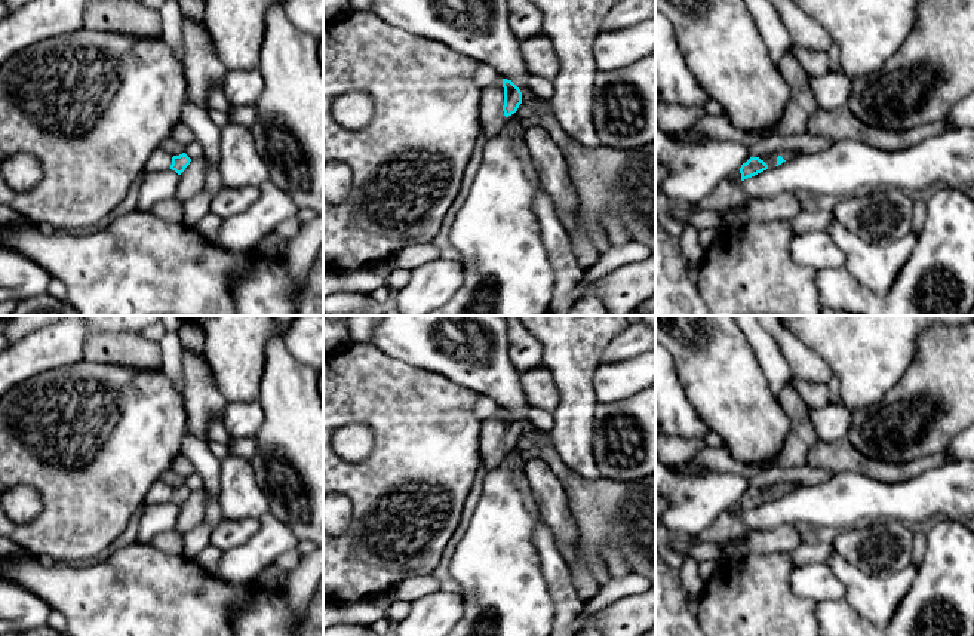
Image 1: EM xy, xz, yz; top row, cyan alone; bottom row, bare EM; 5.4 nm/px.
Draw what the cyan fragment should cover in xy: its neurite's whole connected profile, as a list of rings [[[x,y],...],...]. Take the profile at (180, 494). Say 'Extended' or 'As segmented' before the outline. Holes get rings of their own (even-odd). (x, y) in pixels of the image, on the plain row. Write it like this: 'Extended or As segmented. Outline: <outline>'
Extended. Outline: [[[159,479],[145,495],[145,504],[159,504],[172,501],[181,507],[190,497],[191,491],[182,485],[179,488],[170,488],[165,480]]]

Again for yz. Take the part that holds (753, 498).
Extended. Outline: [[[783,483],[783,485],[774,485],[766,489],[761,489],[761,491],[750,489],[740,500],[741,513],[758,507],[758,506],[766,503],[768,500],[778,498],[786,492],[793,492],[799,488],[802,488],[802,485]]]

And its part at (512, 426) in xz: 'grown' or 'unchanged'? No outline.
grown

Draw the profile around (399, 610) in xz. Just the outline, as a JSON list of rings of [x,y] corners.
[[[394,600],[390,603],[387,611],[387,620],[394,626],[396,623],[402,621],[411,611],[409,600]]]

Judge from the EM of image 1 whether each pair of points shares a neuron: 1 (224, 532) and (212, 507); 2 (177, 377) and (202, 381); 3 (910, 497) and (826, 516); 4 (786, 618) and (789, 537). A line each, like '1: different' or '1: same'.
1: different
2: different
3: same
4: different

